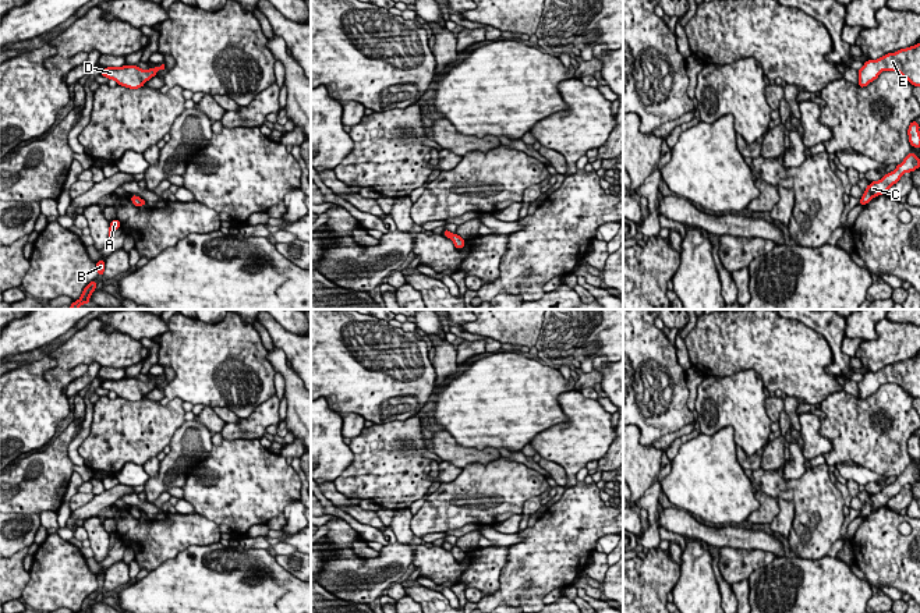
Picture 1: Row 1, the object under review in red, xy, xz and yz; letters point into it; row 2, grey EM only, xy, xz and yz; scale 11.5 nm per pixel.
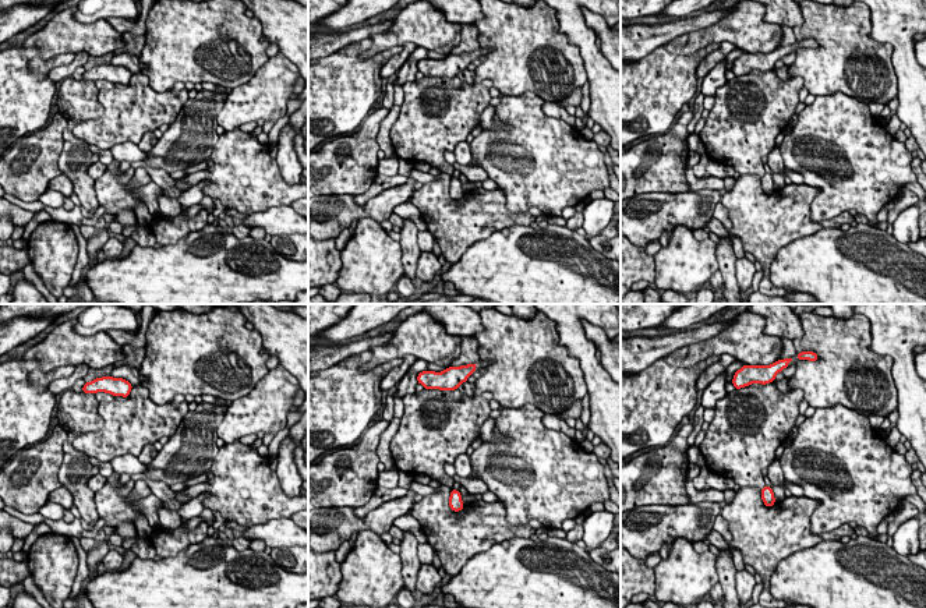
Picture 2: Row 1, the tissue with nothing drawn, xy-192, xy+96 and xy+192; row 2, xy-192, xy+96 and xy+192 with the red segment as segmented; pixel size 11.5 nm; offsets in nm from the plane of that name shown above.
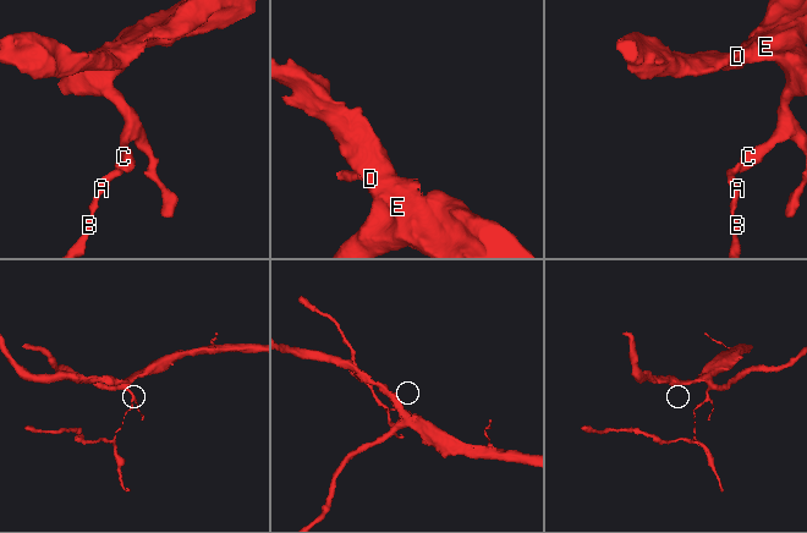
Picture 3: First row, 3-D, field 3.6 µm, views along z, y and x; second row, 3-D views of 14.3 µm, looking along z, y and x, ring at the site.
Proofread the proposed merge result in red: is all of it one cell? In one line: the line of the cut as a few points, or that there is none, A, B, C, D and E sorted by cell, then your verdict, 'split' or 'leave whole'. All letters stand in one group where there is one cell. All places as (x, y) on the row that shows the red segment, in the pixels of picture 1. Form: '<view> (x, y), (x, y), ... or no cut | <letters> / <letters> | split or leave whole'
xy (140, 199), (141, 204) | A B / C D E | split

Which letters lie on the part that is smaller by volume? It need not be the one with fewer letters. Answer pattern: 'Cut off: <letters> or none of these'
Cut off: A, B

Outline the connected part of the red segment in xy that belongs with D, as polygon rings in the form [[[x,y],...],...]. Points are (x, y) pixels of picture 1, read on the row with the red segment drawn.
[[[164,64],[153,67],[152,70],[142,70],[137,65],[107,67],[103,68],[100,74],[109,79],[114,79],[121,86],[138,89],[142,88],[152,77],[156,77],[159,70],[164,70]]]

